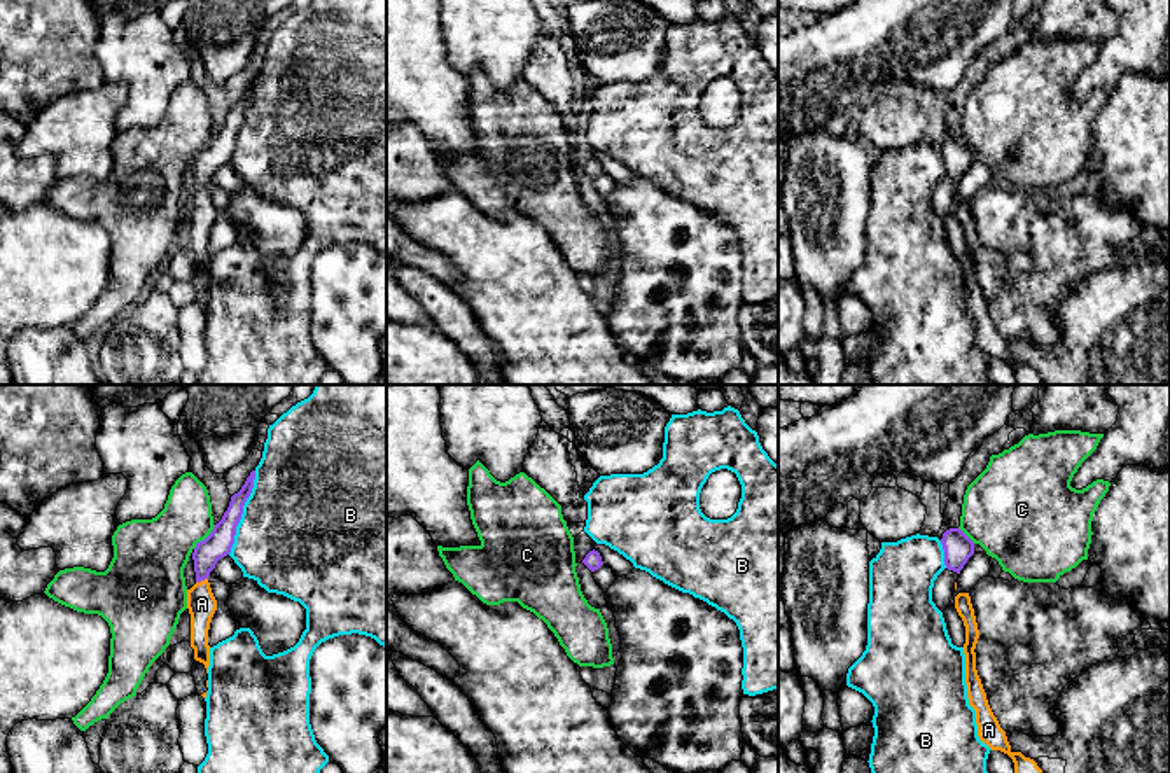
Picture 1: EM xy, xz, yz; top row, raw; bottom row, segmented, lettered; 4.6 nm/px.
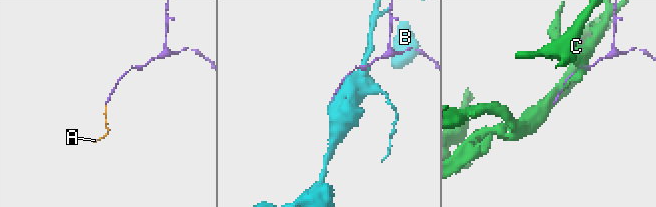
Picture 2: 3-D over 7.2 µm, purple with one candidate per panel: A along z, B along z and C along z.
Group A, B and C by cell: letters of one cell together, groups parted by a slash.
A / B / C

